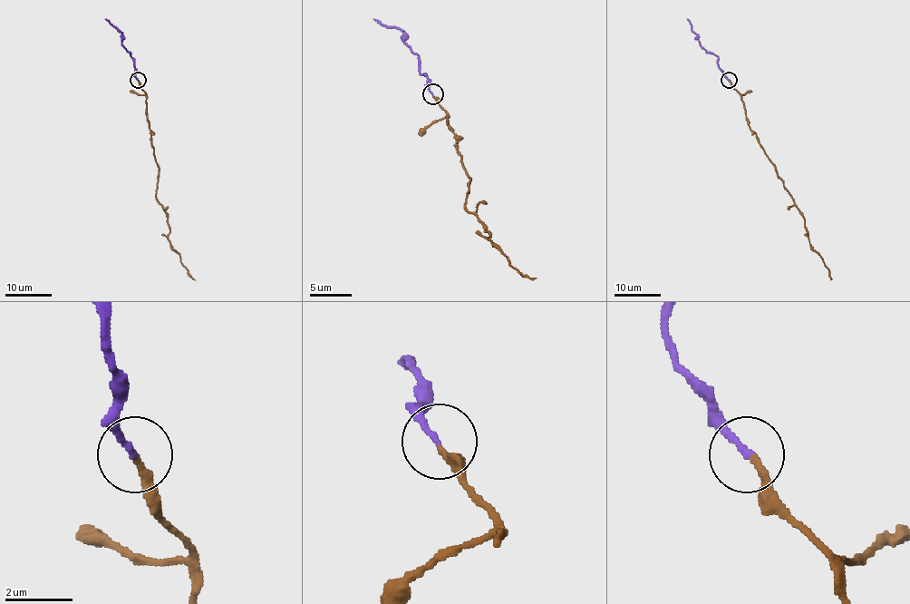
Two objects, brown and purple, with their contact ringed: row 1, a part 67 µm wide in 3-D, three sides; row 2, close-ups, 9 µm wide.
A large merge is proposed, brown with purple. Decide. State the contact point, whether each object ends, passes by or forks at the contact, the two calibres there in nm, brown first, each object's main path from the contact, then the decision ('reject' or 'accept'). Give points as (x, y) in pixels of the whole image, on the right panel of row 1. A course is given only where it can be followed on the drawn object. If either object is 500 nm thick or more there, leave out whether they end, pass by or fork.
place (729, 80); brown ends; purple ends; calibres 200 and 180 nm; course brown (729, 81), (741, 96), (749, 127), (755, 133), (801, 215), (809, 246), (827, 267), (830, 279); course purple (729, 81), (718, 66), (717, 57), (700, 44), (699, 36), (687, 19); accept

